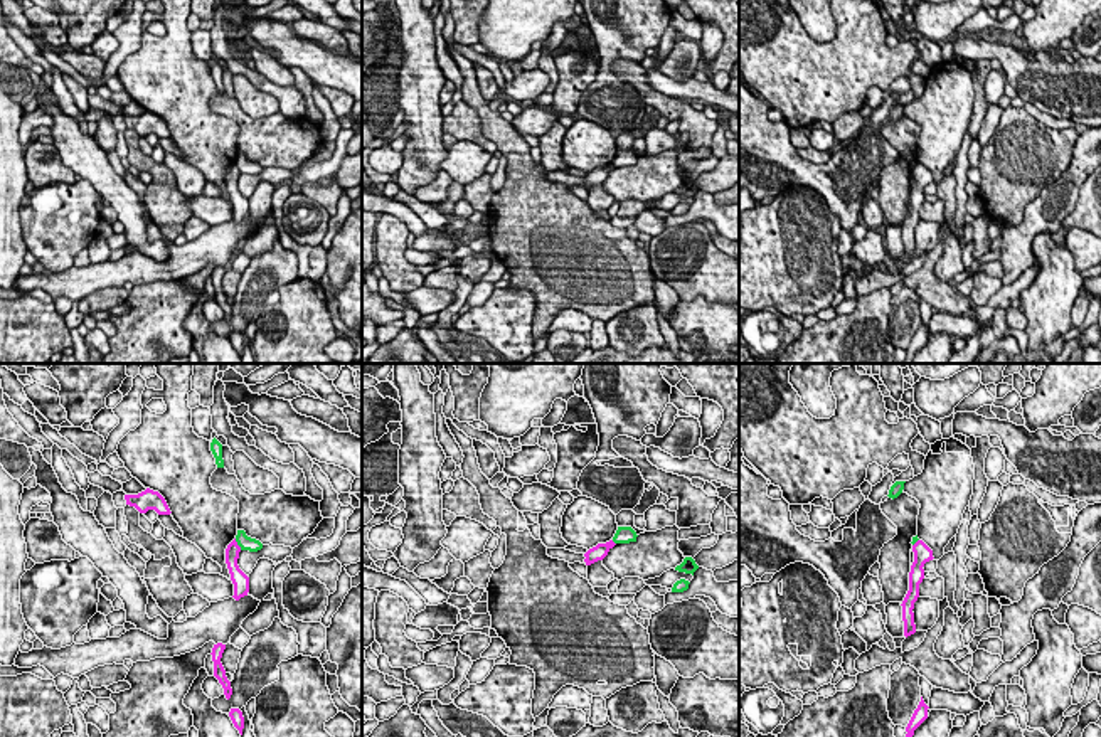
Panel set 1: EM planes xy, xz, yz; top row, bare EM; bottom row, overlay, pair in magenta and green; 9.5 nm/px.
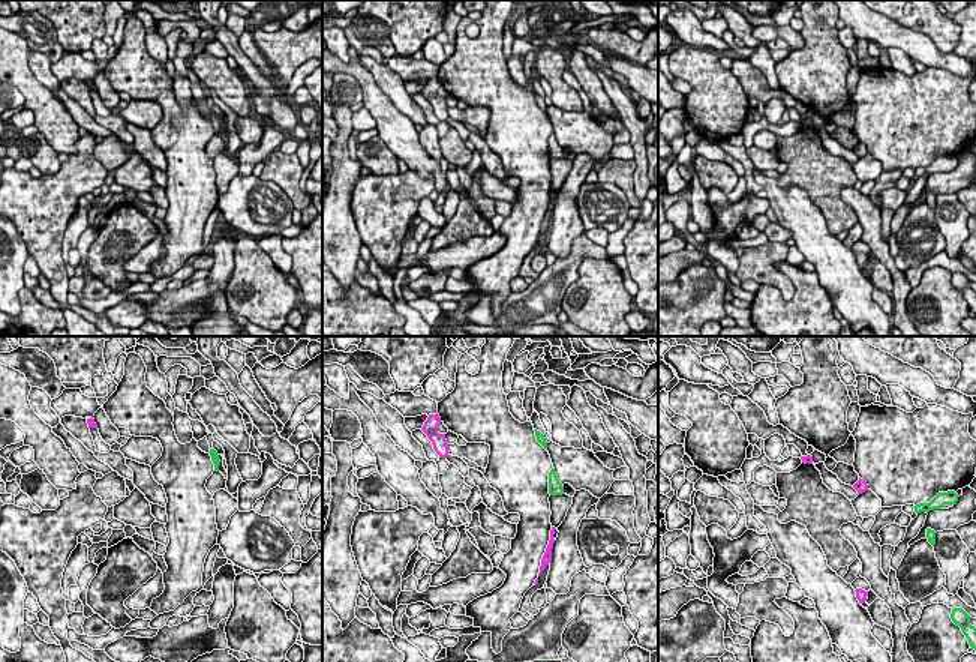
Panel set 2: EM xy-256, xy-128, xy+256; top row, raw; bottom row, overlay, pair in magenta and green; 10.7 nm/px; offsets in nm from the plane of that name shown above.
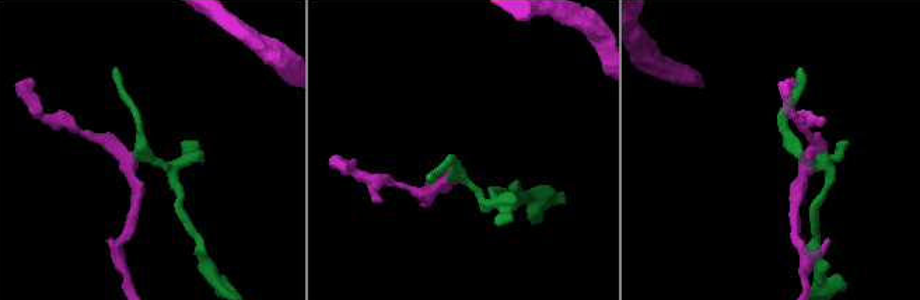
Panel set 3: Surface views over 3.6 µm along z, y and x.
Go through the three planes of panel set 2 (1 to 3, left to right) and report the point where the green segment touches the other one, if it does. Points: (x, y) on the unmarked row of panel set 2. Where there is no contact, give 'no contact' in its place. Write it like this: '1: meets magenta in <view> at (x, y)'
1: no contact
2: no contact
3: no contact

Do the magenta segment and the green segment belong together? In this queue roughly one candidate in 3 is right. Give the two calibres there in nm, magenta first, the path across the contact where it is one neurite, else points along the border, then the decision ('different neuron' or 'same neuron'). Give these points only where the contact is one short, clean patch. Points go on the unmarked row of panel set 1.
130/140 nm | along xy (234, 162), (241, 172) | different neuron

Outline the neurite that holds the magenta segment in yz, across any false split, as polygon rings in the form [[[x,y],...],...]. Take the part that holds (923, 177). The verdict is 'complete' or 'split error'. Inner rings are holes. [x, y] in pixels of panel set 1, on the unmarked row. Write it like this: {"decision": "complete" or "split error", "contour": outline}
{"decision": "complete", "contour": [[[918,163],[912,168],[912,175],[914,175],[914,185],[911,188],[911,195],[909,195],[909,214],[902,224],[902,244],[904,244],[904,259],[911,259],[916,256],[916,247],[914,247],[914,225],[919,220],[919,207],[924,202],[924,187],[933,183],[933,173],[923,165]]]}

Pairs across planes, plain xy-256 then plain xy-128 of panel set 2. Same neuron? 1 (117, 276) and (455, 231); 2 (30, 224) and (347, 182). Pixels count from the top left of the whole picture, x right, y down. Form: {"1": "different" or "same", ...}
{"1": "same", "2": "different"}

